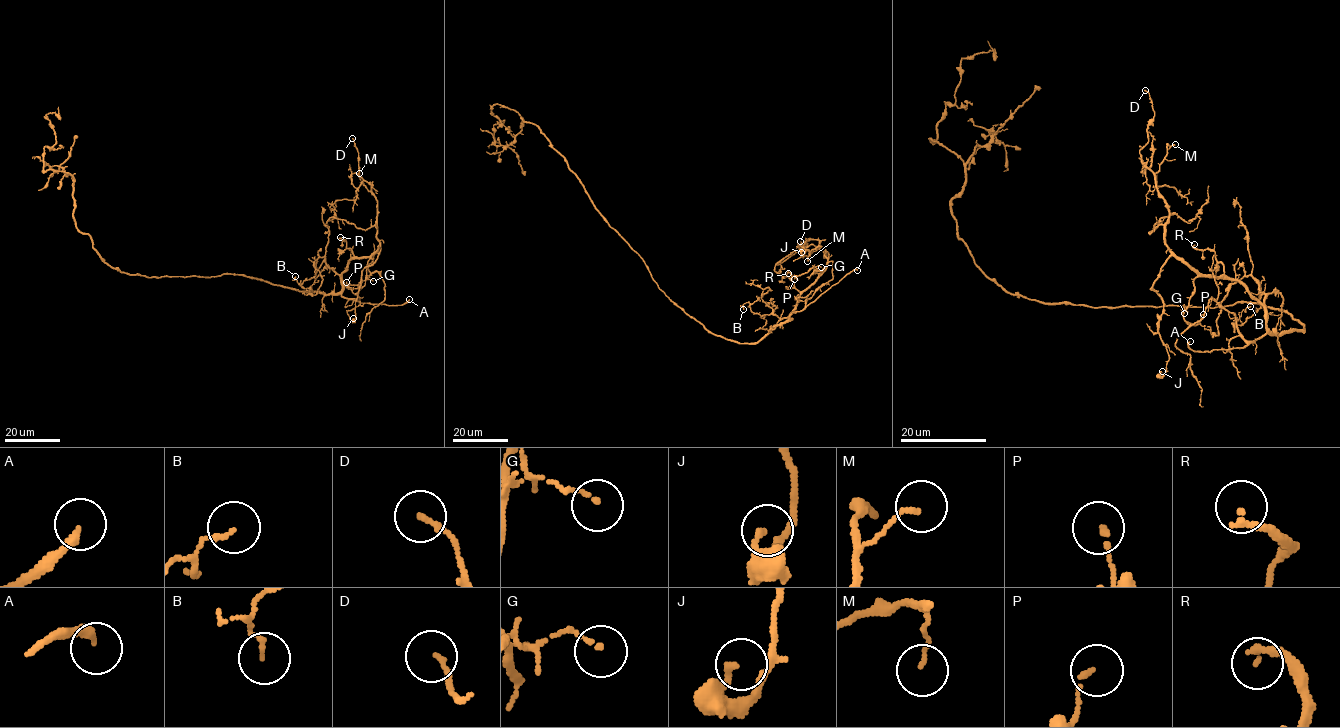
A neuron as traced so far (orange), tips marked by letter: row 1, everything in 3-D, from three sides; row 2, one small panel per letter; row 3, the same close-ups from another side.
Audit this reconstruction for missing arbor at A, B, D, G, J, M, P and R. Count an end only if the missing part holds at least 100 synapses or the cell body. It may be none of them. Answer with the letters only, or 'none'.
A

